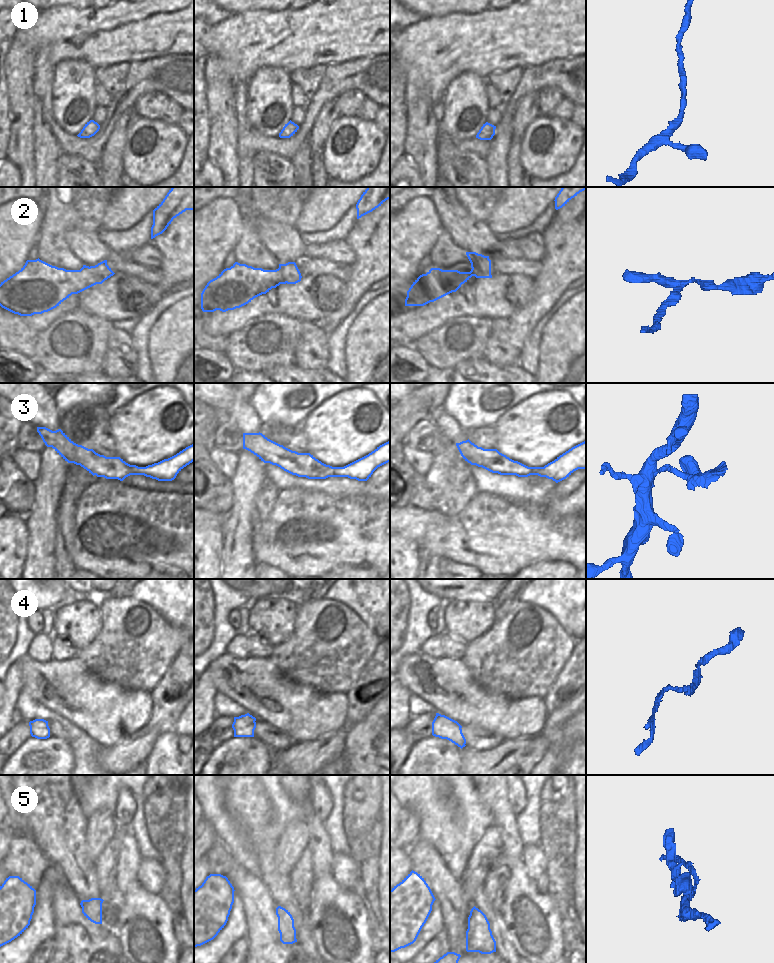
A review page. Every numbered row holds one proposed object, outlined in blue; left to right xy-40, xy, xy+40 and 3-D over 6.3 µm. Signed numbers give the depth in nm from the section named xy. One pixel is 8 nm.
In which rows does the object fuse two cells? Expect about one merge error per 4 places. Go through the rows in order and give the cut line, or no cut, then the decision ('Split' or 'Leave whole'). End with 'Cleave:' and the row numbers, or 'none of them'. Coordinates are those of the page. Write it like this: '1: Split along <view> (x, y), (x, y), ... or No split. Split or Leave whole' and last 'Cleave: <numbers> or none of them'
1: No split. Leave whole
2: Split along xy (278, 268), (282, 271), (282, 276), (286, 282). Split
3: No split. Leave whole
4: No split. Leave whole
5: No split. Leave whole
Cleave: 2.

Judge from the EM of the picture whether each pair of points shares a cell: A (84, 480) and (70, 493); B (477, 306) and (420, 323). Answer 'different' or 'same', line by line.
A: same
B: same

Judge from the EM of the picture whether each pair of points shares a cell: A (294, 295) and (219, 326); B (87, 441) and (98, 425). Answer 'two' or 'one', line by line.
A: one
B: one

